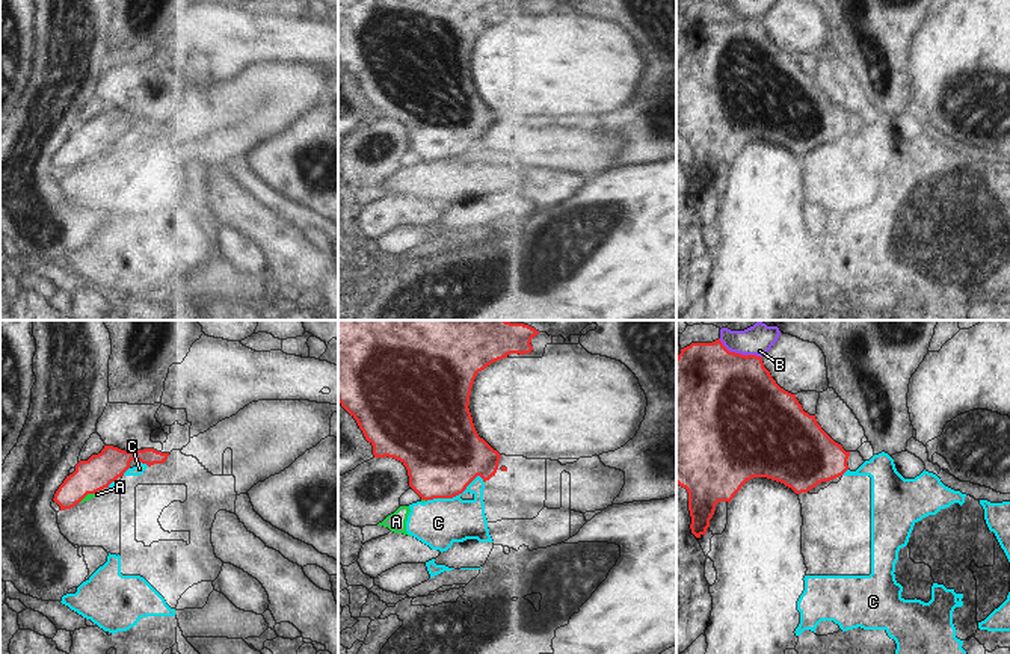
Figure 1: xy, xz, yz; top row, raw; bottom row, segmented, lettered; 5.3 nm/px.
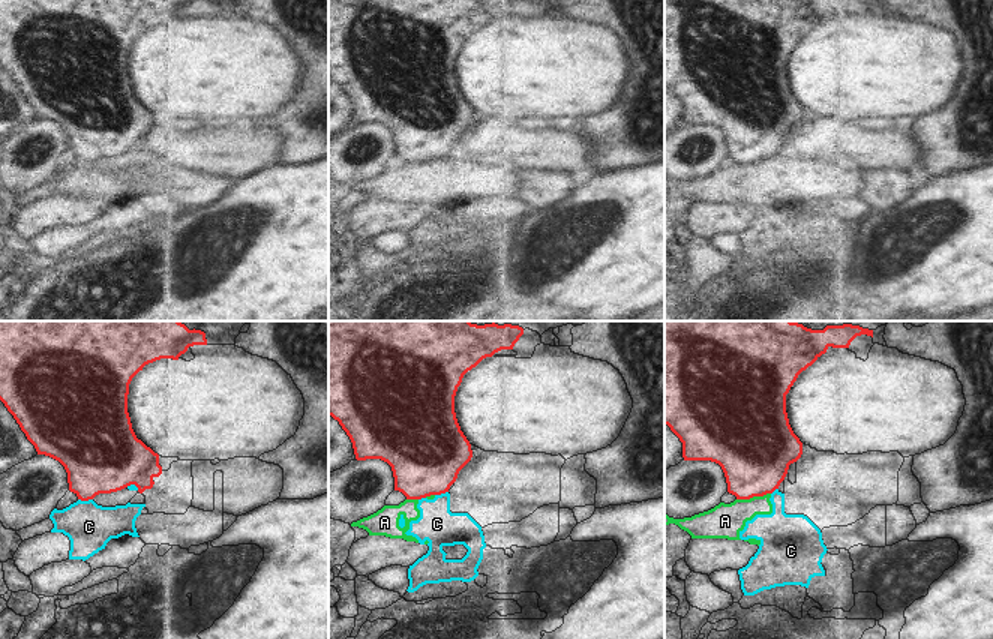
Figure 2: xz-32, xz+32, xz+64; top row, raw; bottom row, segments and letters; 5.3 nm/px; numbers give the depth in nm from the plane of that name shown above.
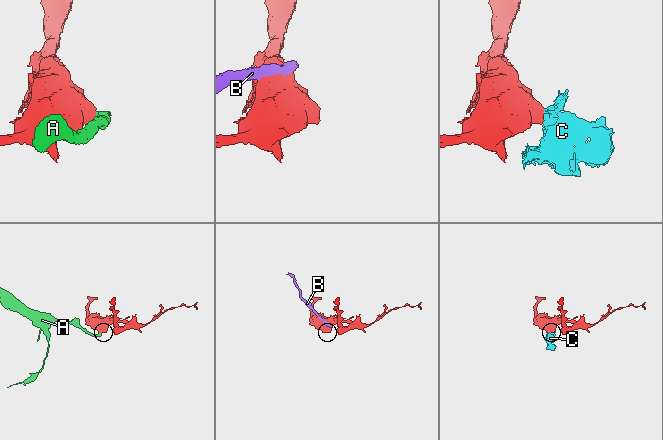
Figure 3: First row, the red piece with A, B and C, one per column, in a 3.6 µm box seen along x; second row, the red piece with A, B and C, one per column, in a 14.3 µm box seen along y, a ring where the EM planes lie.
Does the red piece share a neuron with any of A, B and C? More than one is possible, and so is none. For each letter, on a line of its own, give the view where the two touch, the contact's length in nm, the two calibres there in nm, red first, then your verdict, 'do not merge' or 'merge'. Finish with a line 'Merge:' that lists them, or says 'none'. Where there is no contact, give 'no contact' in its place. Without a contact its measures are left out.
A: xy | 140 nm | 180/30 nm | do not merge
B: yz | 260 nm | 500/100 nm | do not merge
C: xz | 340 nm | 420/260 nm | do not merge
Merge: none

